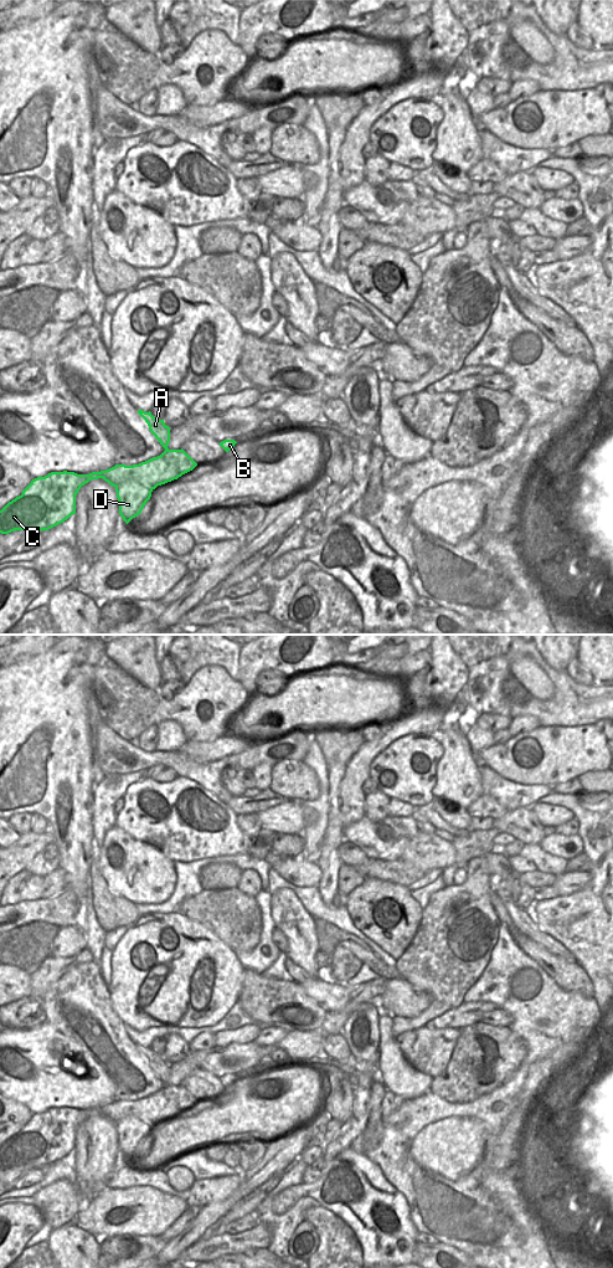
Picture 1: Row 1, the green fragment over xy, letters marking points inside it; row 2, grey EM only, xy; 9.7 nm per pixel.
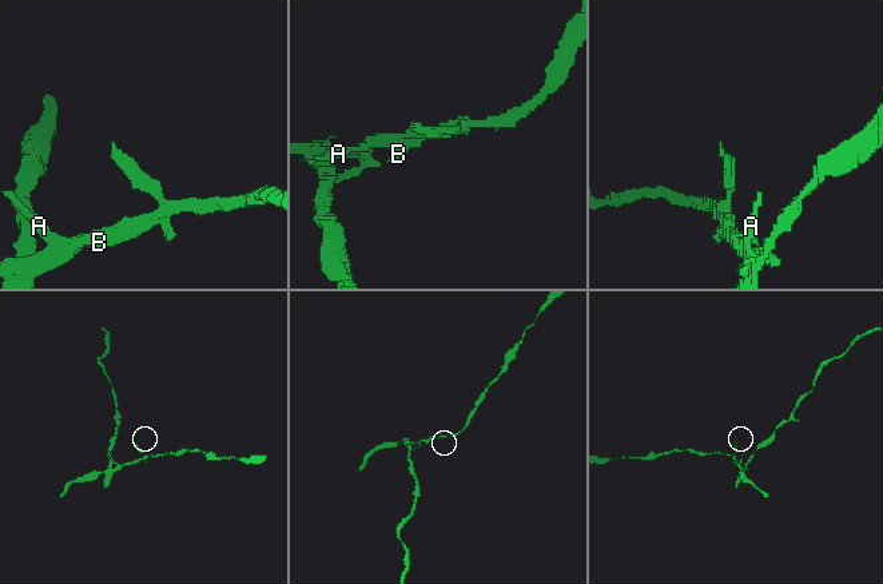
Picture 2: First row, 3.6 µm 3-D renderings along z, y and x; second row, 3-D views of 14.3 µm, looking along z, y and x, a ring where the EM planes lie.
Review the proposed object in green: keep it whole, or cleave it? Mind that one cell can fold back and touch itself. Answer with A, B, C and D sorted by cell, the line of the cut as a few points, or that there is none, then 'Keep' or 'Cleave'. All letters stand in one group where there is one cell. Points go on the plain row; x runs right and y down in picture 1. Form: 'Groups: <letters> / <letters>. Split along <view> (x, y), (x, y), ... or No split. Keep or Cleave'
Groups: A B C / D. Split along xy (116, 1123), (128, 1117), (138, 1117), (152, 1125). Cleave.

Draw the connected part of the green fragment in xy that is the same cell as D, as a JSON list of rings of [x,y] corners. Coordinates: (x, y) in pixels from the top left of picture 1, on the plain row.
[[[128,1116],[117,1123],[115,1128],[119,1136],[119,1150],[128,1160],[141,1149],[144,1141],[151,1133],[153,1125],[136,1116]]]

